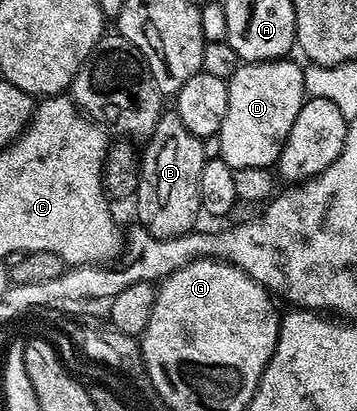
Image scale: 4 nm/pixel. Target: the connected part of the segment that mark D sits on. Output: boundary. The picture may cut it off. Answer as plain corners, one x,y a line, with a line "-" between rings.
283,57
265,63
243,62
228,81
228,113
224,113
224,125
217,135
220,157
235,171
277,164
292,121
307,98
303,68
290,61

